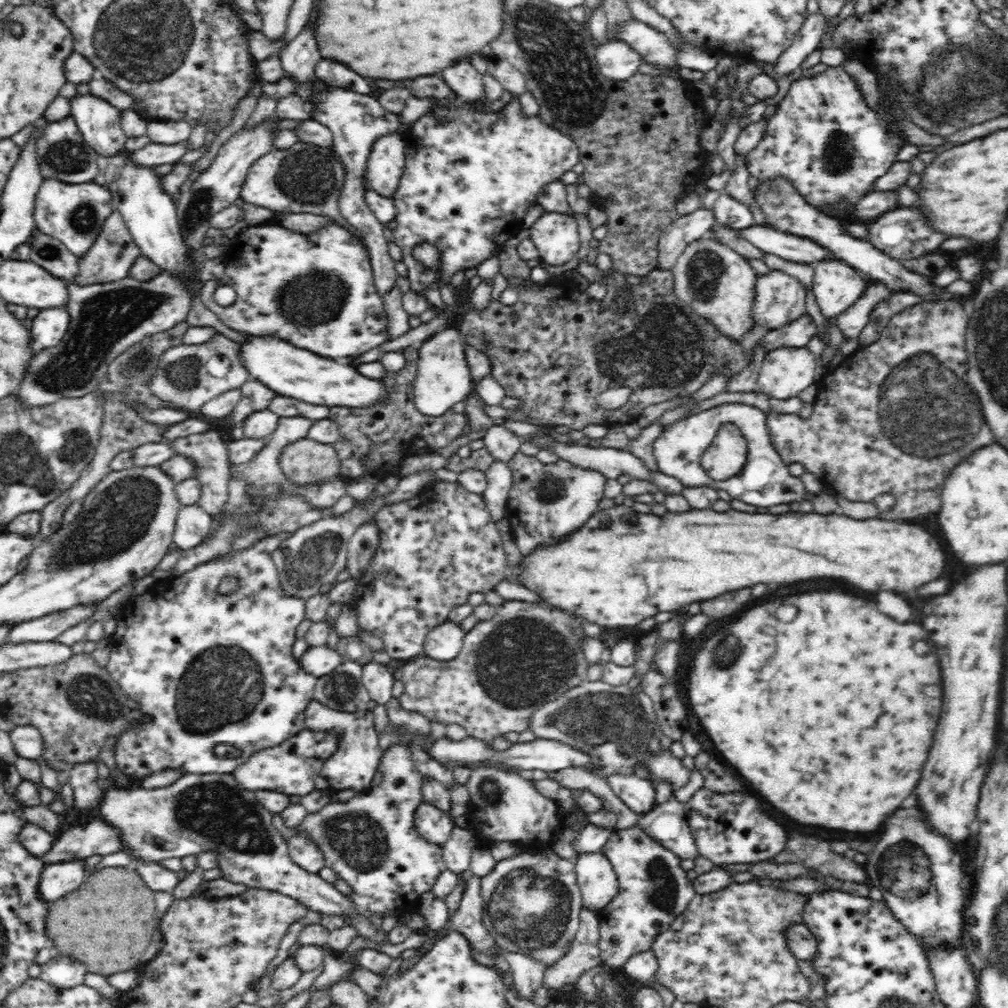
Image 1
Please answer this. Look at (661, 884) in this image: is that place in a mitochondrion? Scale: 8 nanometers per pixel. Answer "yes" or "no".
yes

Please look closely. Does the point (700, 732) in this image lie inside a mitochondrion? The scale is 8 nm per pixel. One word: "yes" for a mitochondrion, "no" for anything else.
no

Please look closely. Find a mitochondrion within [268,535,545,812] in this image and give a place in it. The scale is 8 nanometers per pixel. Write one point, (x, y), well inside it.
(341, 688)

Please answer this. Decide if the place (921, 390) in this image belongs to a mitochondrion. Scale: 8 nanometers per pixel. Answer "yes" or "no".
yes

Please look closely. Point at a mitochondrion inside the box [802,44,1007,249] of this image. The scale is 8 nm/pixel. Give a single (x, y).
(970, 78)

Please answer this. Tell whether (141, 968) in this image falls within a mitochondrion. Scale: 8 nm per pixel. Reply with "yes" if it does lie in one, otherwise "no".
no

